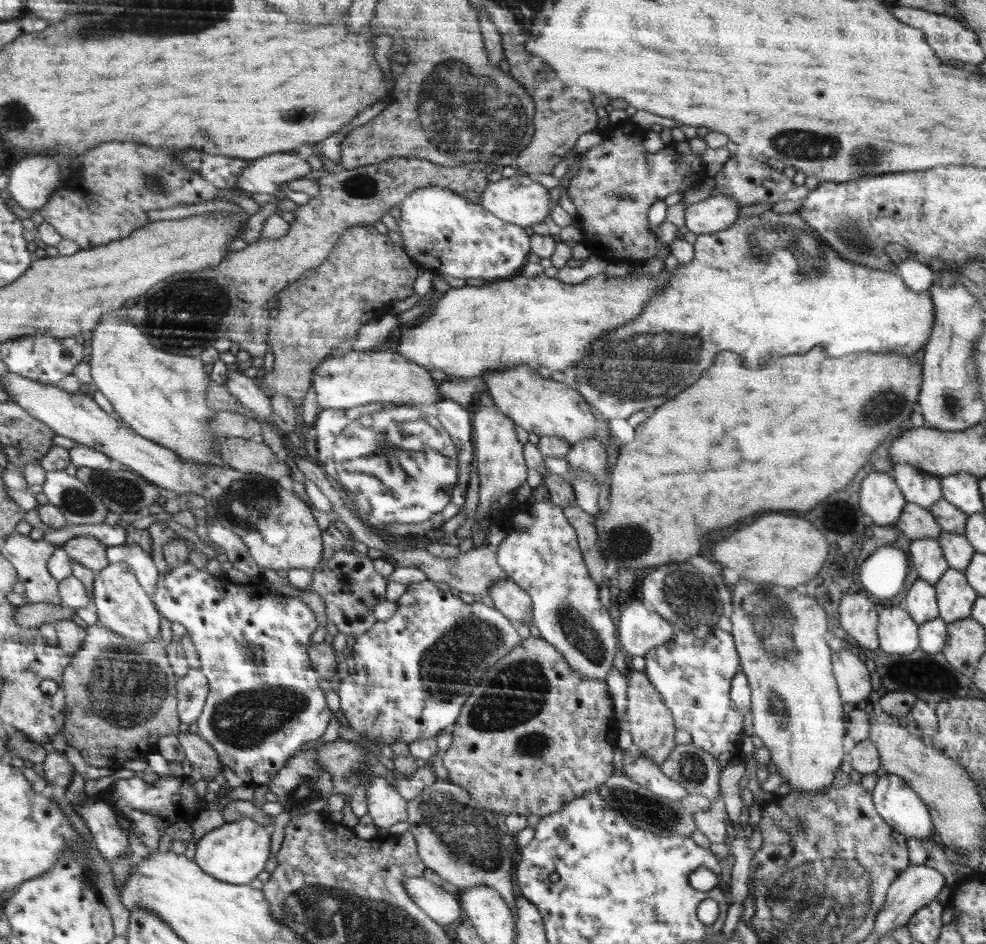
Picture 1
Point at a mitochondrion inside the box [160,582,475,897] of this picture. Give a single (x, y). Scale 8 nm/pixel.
(247, 719)

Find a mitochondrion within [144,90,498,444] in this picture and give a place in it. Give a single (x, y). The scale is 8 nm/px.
(360, 186)

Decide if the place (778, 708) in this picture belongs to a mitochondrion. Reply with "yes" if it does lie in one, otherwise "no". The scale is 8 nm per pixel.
yes

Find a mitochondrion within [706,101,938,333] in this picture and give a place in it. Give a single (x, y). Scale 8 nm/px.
(767, 243)

